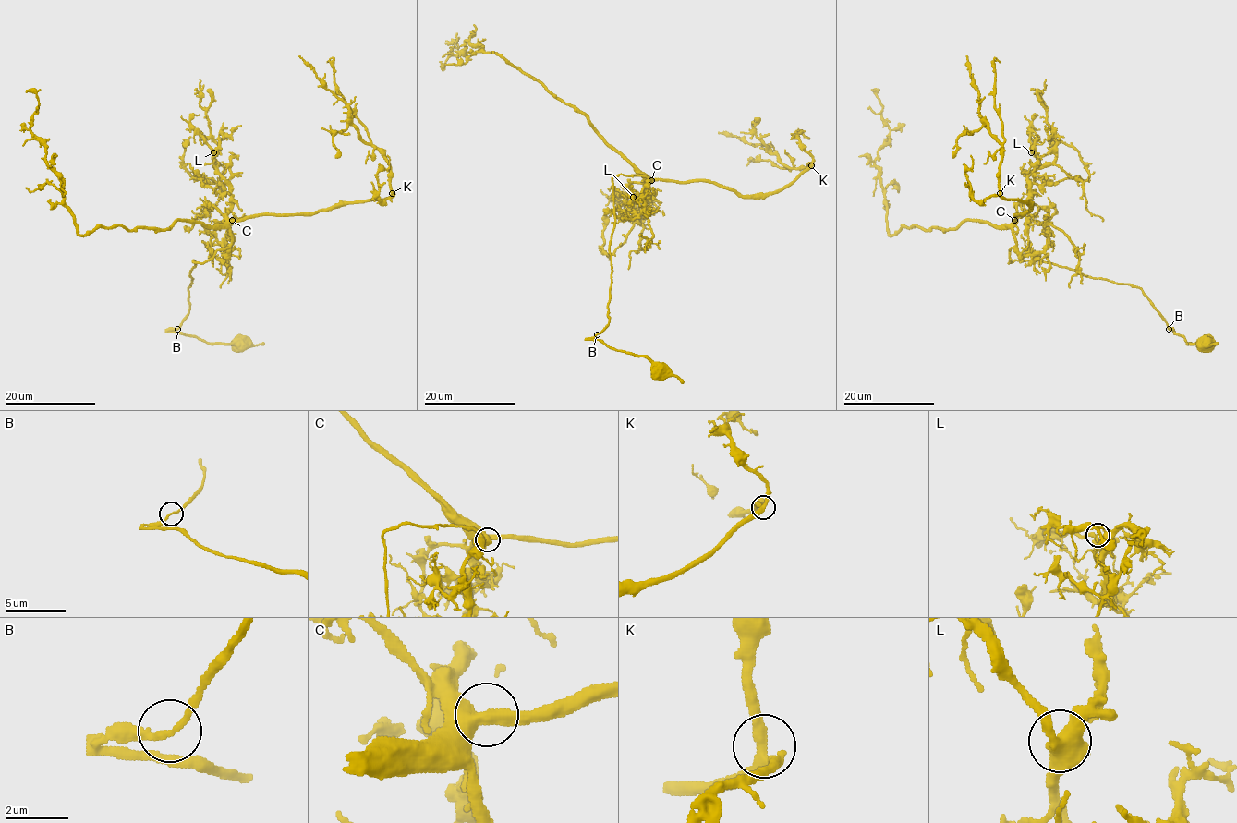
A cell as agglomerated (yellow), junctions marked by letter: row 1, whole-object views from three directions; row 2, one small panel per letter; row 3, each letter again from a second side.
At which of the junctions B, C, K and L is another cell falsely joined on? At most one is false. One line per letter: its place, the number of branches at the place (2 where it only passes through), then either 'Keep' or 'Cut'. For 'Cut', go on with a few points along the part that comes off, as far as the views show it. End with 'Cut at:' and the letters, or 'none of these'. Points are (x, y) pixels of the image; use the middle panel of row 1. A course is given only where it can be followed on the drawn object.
B: Place: (597, 334). Branches: 2. Keep
C: Place: (651, 180). Branches: 2. Keep
K: Place: (811, 165). Branches: 3. Keep
L: Place: (633, 197). Branches: 3. Keep
Cut at: none of these

